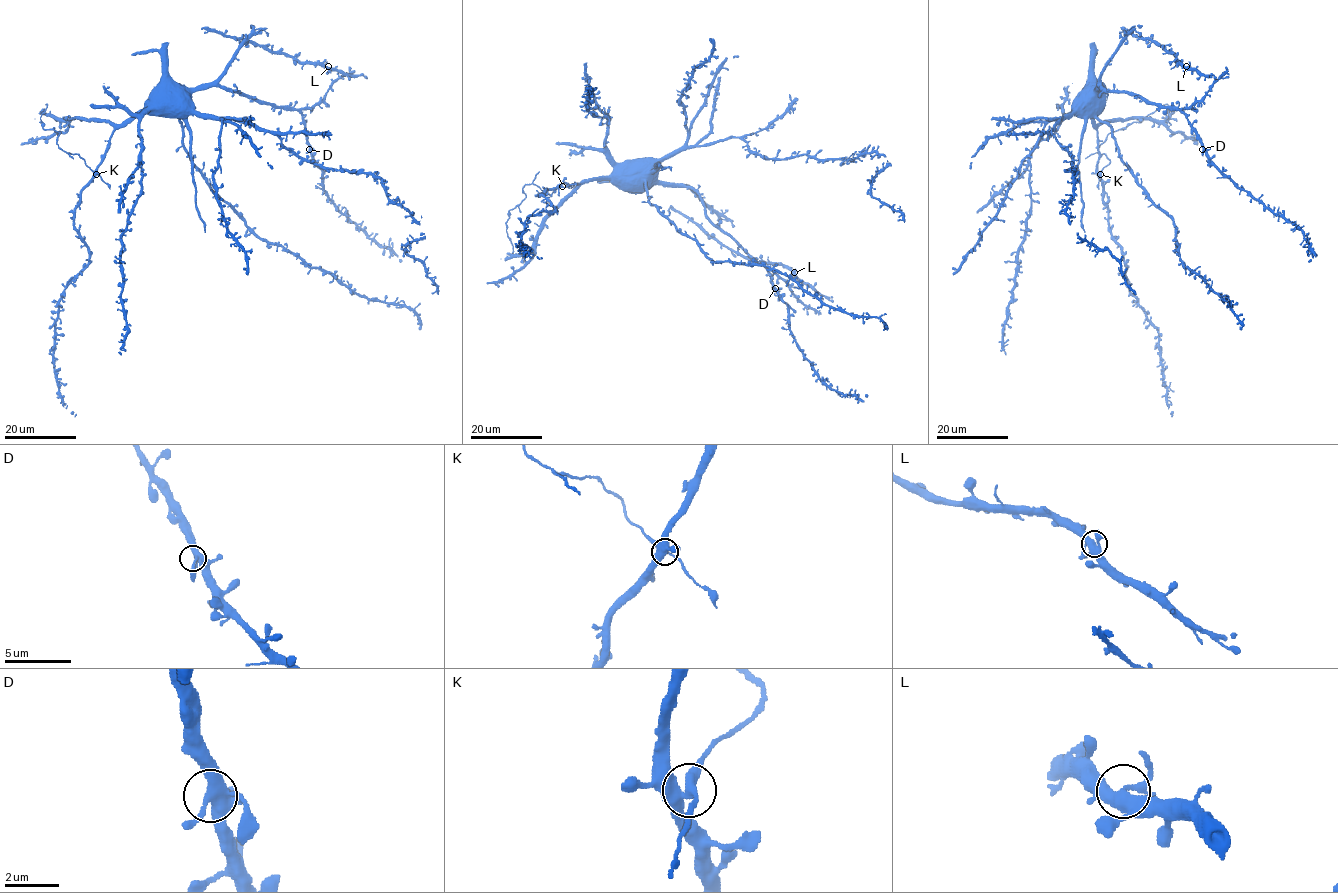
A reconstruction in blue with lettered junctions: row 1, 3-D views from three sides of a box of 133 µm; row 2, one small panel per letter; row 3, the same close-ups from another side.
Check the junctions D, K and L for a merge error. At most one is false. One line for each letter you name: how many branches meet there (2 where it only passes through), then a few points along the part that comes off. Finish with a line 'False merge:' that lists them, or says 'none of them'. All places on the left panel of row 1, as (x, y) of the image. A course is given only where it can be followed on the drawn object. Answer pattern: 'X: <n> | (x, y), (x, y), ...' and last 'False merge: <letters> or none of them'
False merge: none of them

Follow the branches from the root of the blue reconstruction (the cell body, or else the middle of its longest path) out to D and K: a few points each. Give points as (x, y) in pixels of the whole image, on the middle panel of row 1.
D: (660, 184), (690, 186), (698, 194), (704, 214), (767, 270), (775, 288)
K: (660, 184), (627, 188), (610, 179), (584, 179), (572, 184), (562, 184), (562, 186)

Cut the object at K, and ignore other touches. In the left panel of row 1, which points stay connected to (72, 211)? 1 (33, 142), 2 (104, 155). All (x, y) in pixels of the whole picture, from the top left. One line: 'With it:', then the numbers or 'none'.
With it: 1, 2

